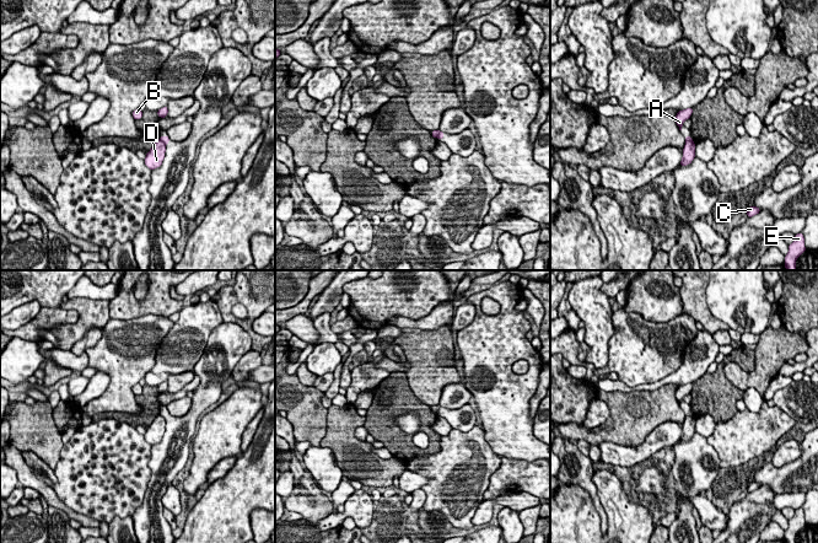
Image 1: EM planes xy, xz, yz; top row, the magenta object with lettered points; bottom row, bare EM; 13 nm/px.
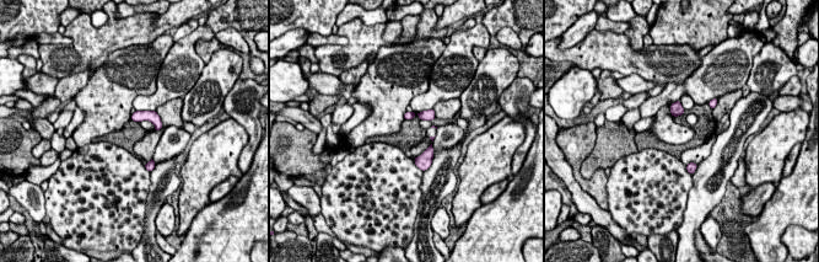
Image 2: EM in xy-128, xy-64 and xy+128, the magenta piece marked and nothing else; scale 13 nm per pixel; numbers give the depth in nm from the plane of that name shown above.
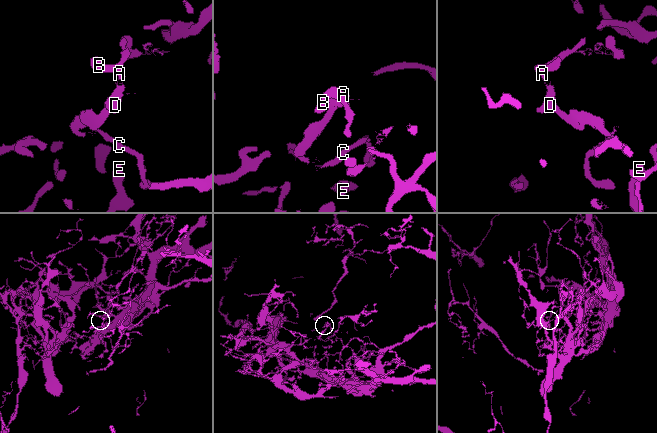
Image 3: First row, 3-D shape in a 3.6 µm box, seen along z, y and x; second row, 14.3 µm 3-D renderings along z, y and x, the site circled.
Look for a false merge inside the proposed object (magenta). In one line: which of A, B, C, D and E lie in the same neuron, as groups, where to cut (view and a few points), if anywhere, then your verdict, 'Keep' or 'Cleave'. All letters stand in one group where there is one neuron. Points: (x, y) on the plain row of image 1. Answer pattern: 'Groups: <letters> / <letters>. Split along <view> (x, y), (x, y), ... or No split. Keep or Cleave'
Groups: A B C E / D. Split along xy (160, 414), (165, 420). Cleave

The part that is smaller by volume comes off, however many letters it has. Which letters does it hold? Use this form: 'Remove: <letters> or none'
Remove: D

